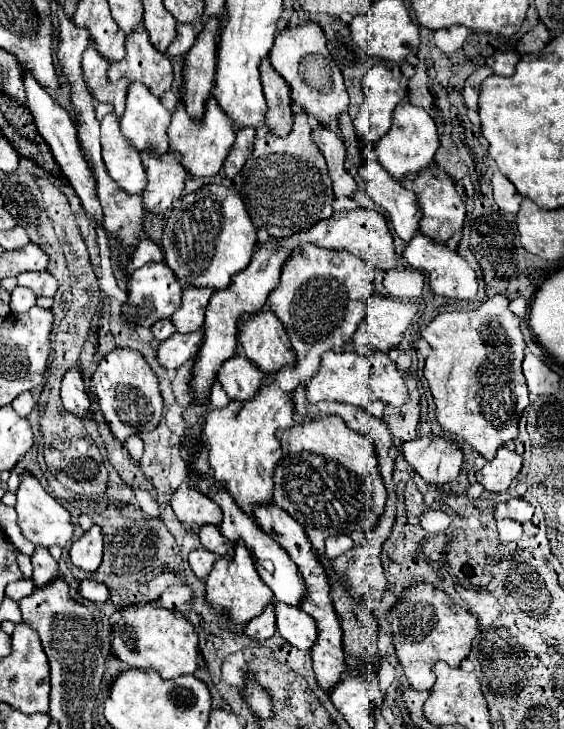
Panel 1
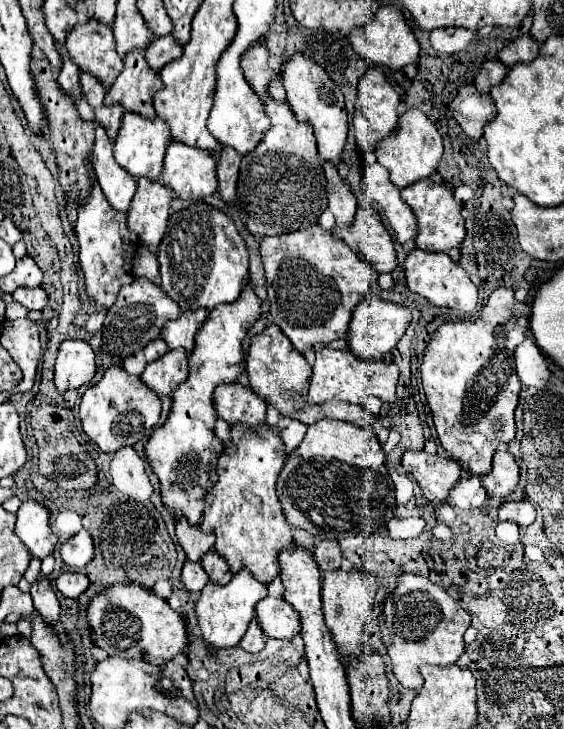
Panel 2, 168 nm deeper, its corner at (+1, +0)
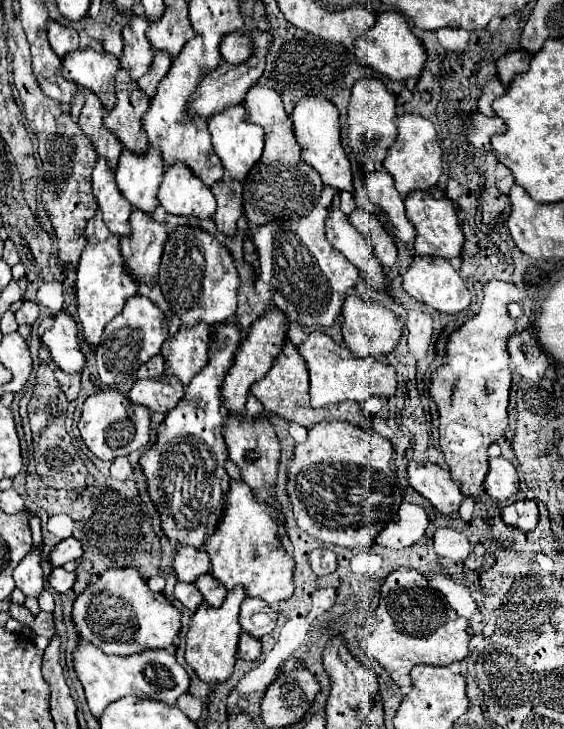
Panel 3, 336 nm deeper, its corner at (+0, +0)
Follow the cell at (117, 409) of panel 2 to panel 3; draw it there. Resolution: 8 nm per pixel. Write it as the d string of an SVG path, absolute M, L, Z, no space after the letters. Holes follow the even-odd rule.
M99 391L85 401L77 427L79 427L83 443L89 447L89 451L95 457L99 457L101 461L113 461L121 455L129 455L137 449L147 447L149 439L151 439L149 425L151 425L151 421L149 421L147 407L131 403L119 391Z

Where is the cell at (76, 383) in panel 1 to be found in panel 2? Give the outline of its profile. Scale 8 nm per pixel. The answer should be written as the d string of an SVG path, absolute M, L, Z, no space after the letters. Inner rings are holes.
M64 341L60 345L56 367L54 367L54 383L60 393L70 389L80 389L90 383L96 373L94 351L86 341Z

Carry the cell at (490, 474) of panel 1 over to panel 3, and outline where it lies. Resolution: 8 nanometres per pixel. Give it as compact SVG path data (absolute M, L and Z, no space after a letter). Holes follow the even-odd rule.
M495 457L489 459L489 473L483 485L493 501L507 501L519 491L519 475L505 457Z

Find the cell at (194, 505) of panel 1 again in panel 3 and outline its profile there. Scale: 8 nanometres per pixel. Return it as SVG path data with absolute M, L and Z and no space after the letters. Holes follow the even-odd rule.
M179 547L175 561L173 561L173 569L175 569L177 581L195 583L195 579L201 577L203 573L207 573L211 569L211 565L209 565L209 557L207 557L205 549Z

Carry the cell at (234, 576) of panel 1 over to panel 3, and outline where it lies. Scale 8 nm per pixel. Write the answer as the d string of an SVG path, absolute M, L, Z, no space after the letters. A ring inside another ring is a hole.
M235 587L233 591L229 591L227 599L223 601L223 605L219 609L207 607L203 603L193 615L193 621L187 631L185 661L197 673L197 677L201 677L201 681L205 681L205 683L227 681L233 673L233 665L237 661L237 641L241 635L241 627L239 627L237 619L239 619L239 607L241 607L243 599L245 599L243 587L239 587L239 589Z

